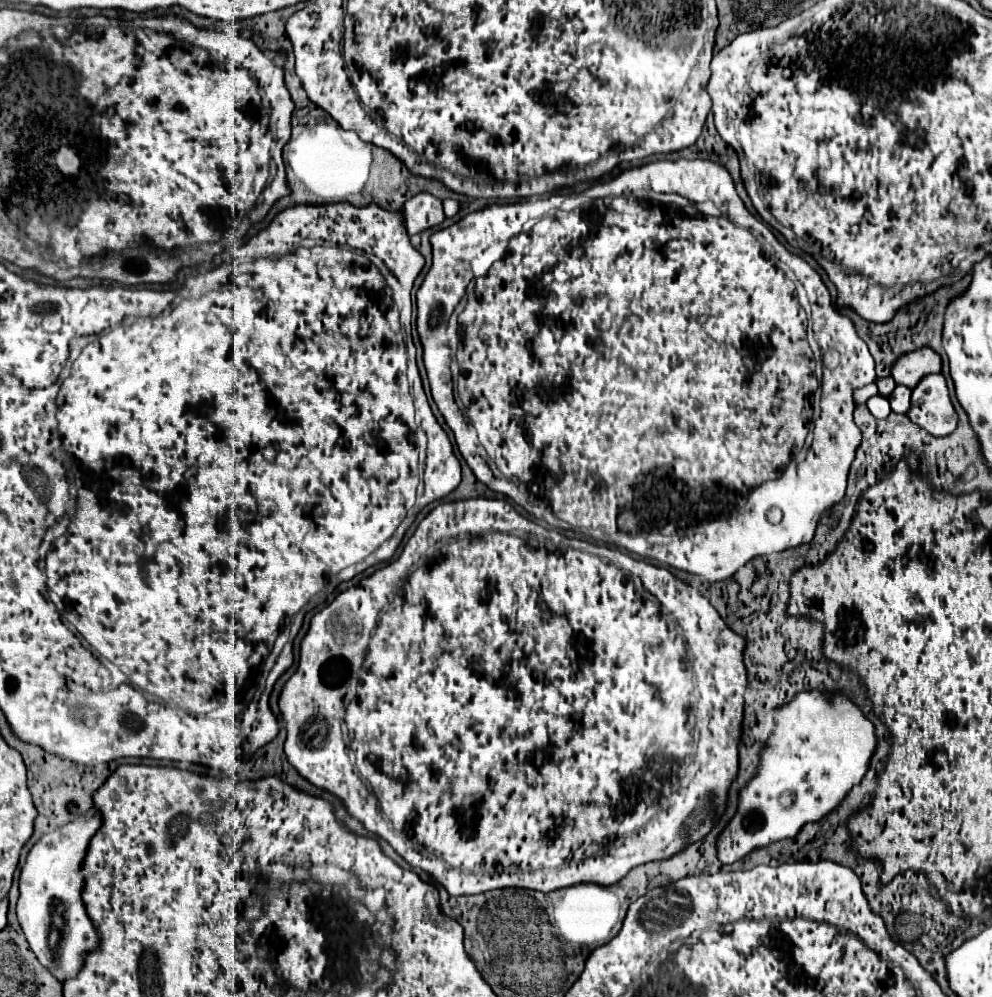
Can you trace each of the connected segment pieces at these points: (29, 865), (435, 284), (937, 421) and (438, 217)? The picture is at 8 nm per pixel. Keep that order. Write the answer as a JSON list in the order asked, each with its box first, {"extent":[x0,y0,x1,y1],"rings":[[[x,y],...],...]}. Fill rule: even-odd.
[{"extent":[16,814,98,980],"rings":[[[92,814],[90,818],[78,818],[66,826],[60,826],[34,844],[20,872],[20,900],[16,906],[20,926],[36,958],[58,980],[72,978],[82,966],[82,954],[86,954],[86,950],[94,950],[94,946],[98,944],[96,930],[80,898],[82,876],[78,874],[78,866],[84,858],[88,840],[98,828],[98,814]]]},{"extent":[416,158,876,582],"rings":[[[682,158],[674,162],[660,160],[624,170],[610,182],[596,184],[586,192],[552,194],[552,198],[548,200],[490,204],[484,210],[464,216],[452,226],[434,232],[430,236],[430,242],[434,258],[432,258],[432,268],[424,276],[424,282],[416,294],[418,302],[416,326],[424,348],[424,364],[428,370],[428,382],[434,402],[440,414],[444,416],[446,424],[452,428],[458,450],[466,460],[466,464],[476,474],[476,478],[484,482],[490,490],[512,498],[528,514],[536,516],[538,520],[540,518],[546,520],[552,528],[580,530],[582,534],[588,534],[598,542],[614,544],[638,556],[658,560],[664,566],[702,576],[708,582],[718,582],[730,578],[740,566],[744,566],[756,556],[766,556],[772,552],[796,548],[800,544],[810,542],[814,538],[814,530],[820,516],[844,498],[848,468],[854,460],[854,452],[860,442],[860,430],[852,422],[852,412],[854,412],[852,396],[856,388],[874,382],[876,378],[874,358],[866,342],[856,334],[852,320],[832,304],[830,292],[822,282],[820,274],[812,266],[808,266],[806,260],[802,260],[798,254],[790,252],[762,220],[758,220],[754,214],[750,214],[744,208],[744,202],[736,194],[732,176],[722,164],[712,160],[682,160]],[[690,206],[702,206],[702,210],[694,214]],[[494,242],[500,242],[504,250],[491,259]],[[797,287],[805,290],[810,303],[809,310],[802,308],[796,292]],[[466,288],[468,304],[460,320],[462,348],[460,352],[456,352],[462,376],[458,384],[462,410],[458,410],[458,404],[454,402],[454,388],[450,374],[452,348],[446,342],[446,324],[456,304],[462,300]],[[810,320],[820,352],[836,350],[840,352],[840,362],[832,370],[826,366],[822,368],[822,396],[820,396],[822,412],[814,422],[814,434],[810,446],[806,448],[806,456],[800,460],[798,454],[806,446],[808,424],[812,422],[812,400],[814,392],[818,390],[818,380],[812,370],[812,348],[806,338]],[[462,412],[468,416],[468,424],[472,424],[476,434],[466,434],[466,416]],[[658,480],[662,480],[664,486],[656,486]],[[658,500],[660,500],[660,532],[658,532]]]},{"extent":[906,374,958,436],"rings":[[[928,374],[918,382],[906,416],[932,436],[946,436],[954,430],[958,418],[942,374]]]},{"extent":[406,192,444,236],"rings":[[[418,192],[406,200],[406,230],[410,230],[410,236],[442,224],[444,218],[442,200],[434,198],[428,192]]]}]

